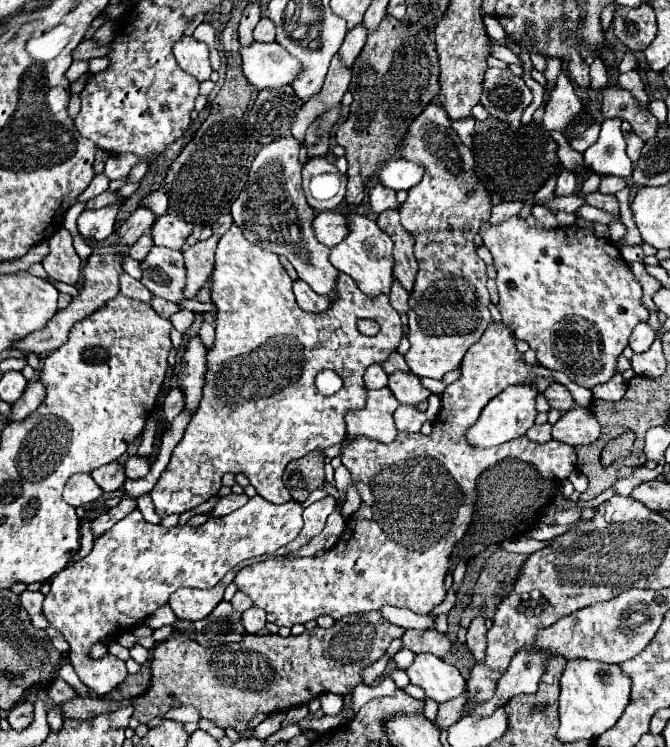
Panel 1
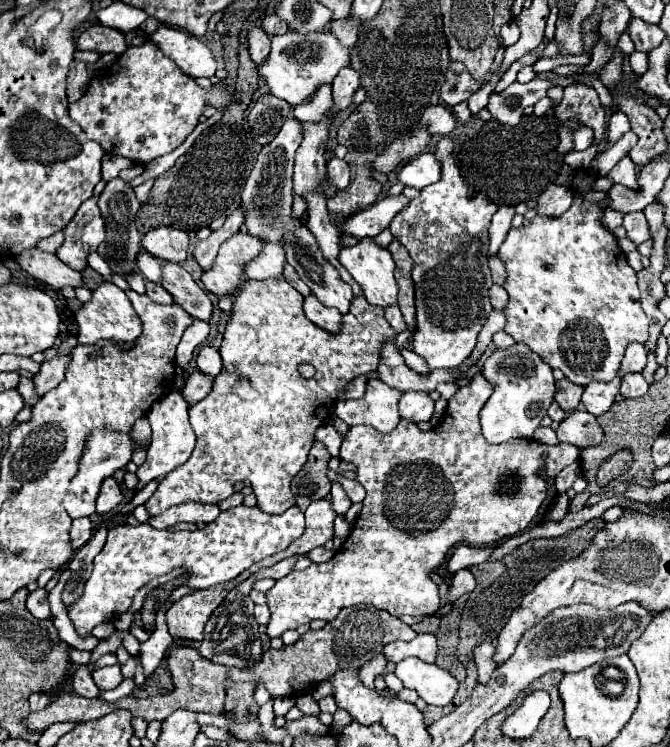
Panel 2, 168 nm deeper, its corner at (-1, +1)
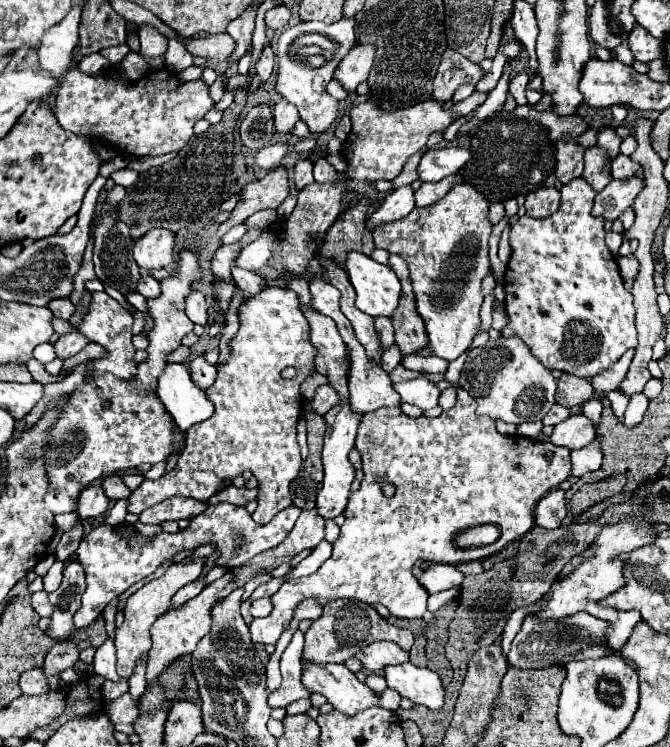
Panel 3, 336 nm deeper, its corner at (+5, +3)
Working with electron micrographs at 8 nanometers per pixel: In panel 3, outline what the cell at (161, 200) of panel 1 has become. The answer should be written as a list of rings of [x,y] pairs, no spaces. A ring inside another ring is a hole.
[[[124,168],[124,170],[118,170],[118,172],[114,172],[112,176],[110,176],[116,184],[122,184],[122,186],[132,186],[136,180],[138,180],[138,172],[134,172],[134,170],[130,170],[130,168]]]

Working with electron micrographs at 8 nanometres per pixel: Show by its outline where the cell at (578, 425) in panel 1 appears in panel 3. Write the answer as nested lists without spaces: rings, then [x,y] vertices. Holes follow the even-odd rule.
[[[572,414],[564,422],[554,426],[550,442],[574,450],[574,448],[584,448],[594,438],[596,438],[596,430],[590,418],[586,418],[584,414]]]

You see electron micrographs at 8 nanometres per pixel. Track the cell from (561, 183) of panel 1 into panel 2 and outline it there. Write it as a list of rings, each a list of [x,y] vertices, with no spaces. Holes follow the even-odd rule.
[[[550,184],[540,196],[536,204],[536,214],[538,216],[560,216],[564,214],[572,204],[572,192],[566,190],[564,186]]]

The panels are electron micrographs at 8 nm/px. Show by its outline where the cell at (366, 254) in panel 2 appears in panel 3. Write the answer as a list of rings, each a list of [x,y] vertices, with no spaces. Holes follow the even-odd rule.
[[[350,252],[344,266],[346,266],[348,278],[356,290],[356,308],[374,318],[376,316],[392,316],[392,312],[398,306],[398,298],[400,298],[400,280],[392,272],[392,268],[376,262],[370,256],[362,256],[362,252]]]

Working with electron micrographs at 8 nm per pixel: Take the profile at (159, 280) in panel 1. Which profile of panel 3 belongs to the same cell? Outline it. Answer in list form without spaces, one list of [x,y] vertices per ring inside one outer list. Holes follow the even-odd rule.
[[[192,290],[186,296],[186,314],[194,324],[208,324],[208,306],[206,306],[206,296],[202,292]]]

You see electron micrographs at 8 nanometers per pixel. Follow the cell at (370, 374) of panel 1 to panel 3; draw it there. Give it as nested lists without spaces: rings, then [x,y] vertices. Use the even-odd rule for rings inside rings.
[[[324,384],[324,386],[320,386],[318,390],[316,390],[316,394],[314,394],[314,398],[312,398],[312,408],[314,408],[314,412],[318,412],[318,414],[326,414],[332,406],[336,406],[336,404],[340,404],[342,402],[342,398],[338,398],[338,390],[336,388],[332,388],[330,384]]]

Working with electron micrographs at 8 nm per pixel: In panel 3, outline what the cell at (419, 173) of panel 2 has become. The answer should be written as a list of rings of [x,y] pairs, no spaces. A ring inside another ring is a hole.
[[[440,148],[428,150],[422,154],[418,166],[418,180],[422,182],[440,182],[442,178],[456,174],[460,166],[470,160],[470,152],[464,148]]]

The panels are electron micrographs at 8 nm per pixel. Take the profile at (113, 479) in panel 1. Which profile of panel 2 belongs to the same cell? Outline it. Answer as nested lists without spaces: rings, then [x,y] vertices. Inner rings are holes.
[[[106,478],[96,498],[96,514],[106,514],[120,502],[122,502],[122,492],[118,488],[118,482],[114,478]]]

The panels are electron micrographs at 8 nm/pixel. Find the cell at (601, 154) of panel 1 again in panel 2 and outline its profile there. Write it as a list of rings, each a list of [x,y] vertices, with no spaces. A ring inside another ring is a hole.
[[[616,112],[610,116],[610,122],[608,122],[608,132],[606,132],[606,138],[608,138],[608,146],[612,146],[624,132],[630,130],[630,122],[628,122],[628,116],[624,112]]]

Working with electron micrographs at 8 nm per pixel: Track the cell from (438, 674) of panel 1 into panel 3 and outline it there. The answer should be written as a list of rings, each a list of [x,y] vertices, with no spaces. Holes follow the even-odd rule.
[[[412,662],[386,666],[386,682],[392,690],[400,692],[404,698],[410,698],[414,704],[426,708],[444,706],[444,684],[440,676],[430,668],[418,668]]]

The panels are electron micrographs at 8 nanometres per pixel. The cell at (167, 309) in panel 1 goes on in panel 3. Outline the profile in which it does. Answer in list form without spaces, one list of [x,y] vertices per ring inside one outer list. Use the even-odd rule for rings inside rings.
[[[142,272],[140,280],[138,280],[138,292],[148,300],[148,298],[156,298],[160,294],[160,282],[154,280],[150,274]]]

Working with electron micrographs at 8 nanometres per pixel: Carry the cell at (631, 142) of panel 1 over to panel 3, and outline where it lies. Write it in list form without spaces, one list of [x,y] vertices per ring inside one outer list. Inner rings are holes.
[[[618,154],[614,160],[612,160],[612,176],[614,178],[630,178],[634,176],[636,172],[640,170],[640,166],[636,162],[632,162],[628,156],[624,154]]]

